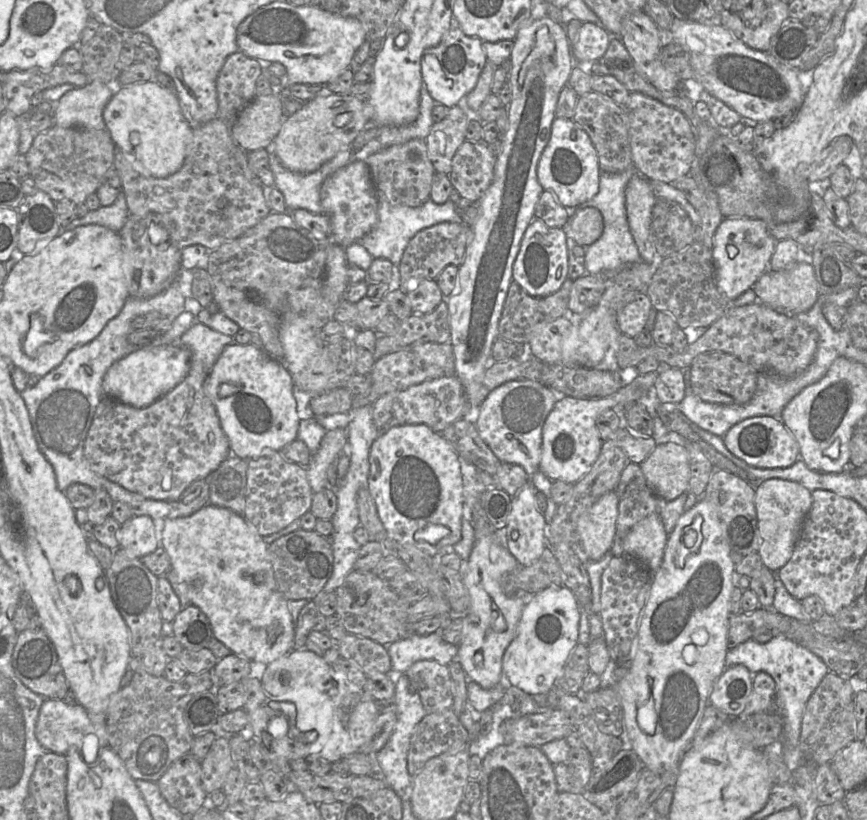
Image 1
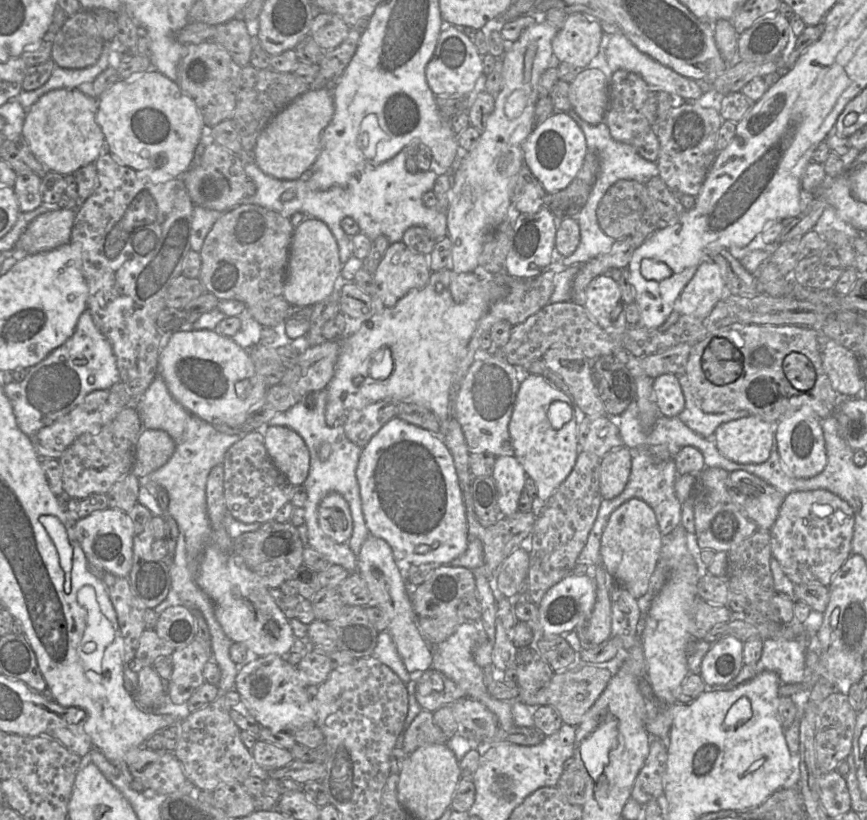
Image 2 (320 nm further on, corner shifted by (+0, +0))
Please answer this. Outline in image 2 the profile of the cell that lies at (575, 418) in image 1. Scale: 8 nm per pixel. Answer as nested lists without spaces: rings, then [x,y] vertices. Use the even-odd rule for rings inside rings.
[[[528,374],[520,382],[519,390],[517,392],[512,416],[509,422],[509,433],[514,449],[514,456],[523,467],[526,476],[532,478],[537,485],[537,501],[534,500],[534,513],[537,517],[538,505],[537,503],[545,503],[552,493],[560,486],[560,484],[567,478],[572,471],[580,447],[578,444],[578,424],[575,411],[573,409],[574,402],[563,392],[552,387],[546,382],[544,378],[538,375]],[[554,401],[562,401],[567,403],[572,409],[572,417],[561,429],[555,430],[548,419],[549,406]]]

